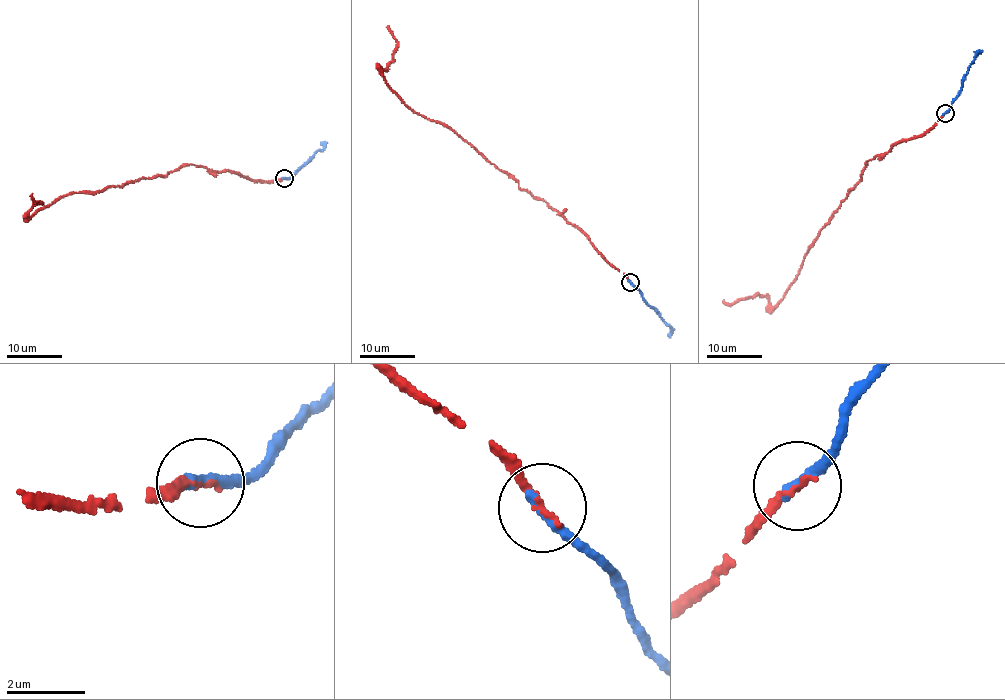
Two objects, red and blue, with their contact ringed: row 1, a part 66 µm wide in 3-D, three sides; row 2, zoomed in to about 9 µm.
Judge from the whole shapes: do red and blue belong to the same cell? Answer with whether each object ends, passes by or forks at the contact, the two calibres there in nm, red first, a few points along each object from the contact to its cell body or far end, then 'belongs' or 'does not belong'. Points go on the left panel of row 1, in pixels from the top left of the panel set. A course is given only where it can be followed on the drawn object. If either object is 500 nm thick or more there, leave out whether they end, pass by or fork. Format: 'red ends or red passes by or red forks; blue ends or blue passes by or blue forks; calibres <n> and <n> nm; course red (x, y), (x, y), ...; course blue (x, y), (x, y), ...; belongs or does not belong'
red ends; blue ends; calibres 180 and 320 nm; course red (285, 178), (257, 180), (186, 164), (165, 175), (62, 196), (28, 216), (42, 202), (32, 194); course blue (285, 178), (293, 175), (314, 153), (323, 149), (322, 143); belongs

